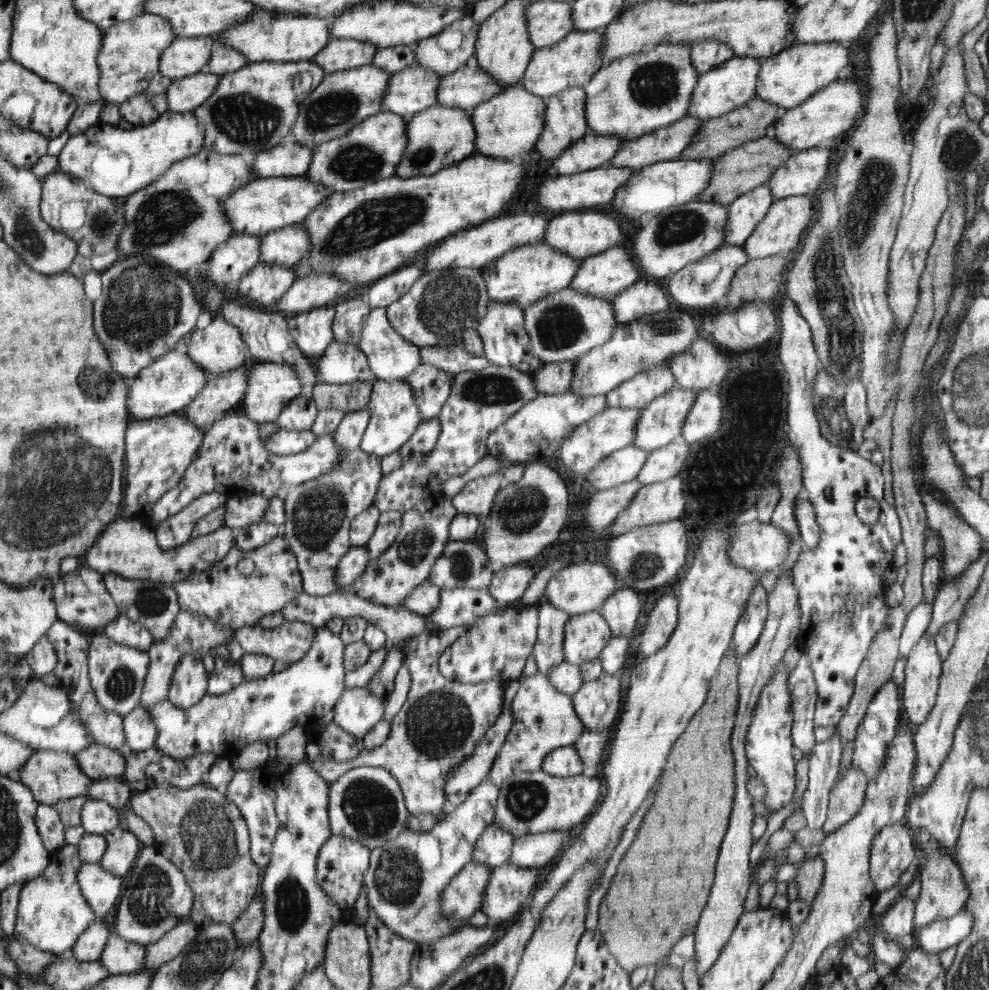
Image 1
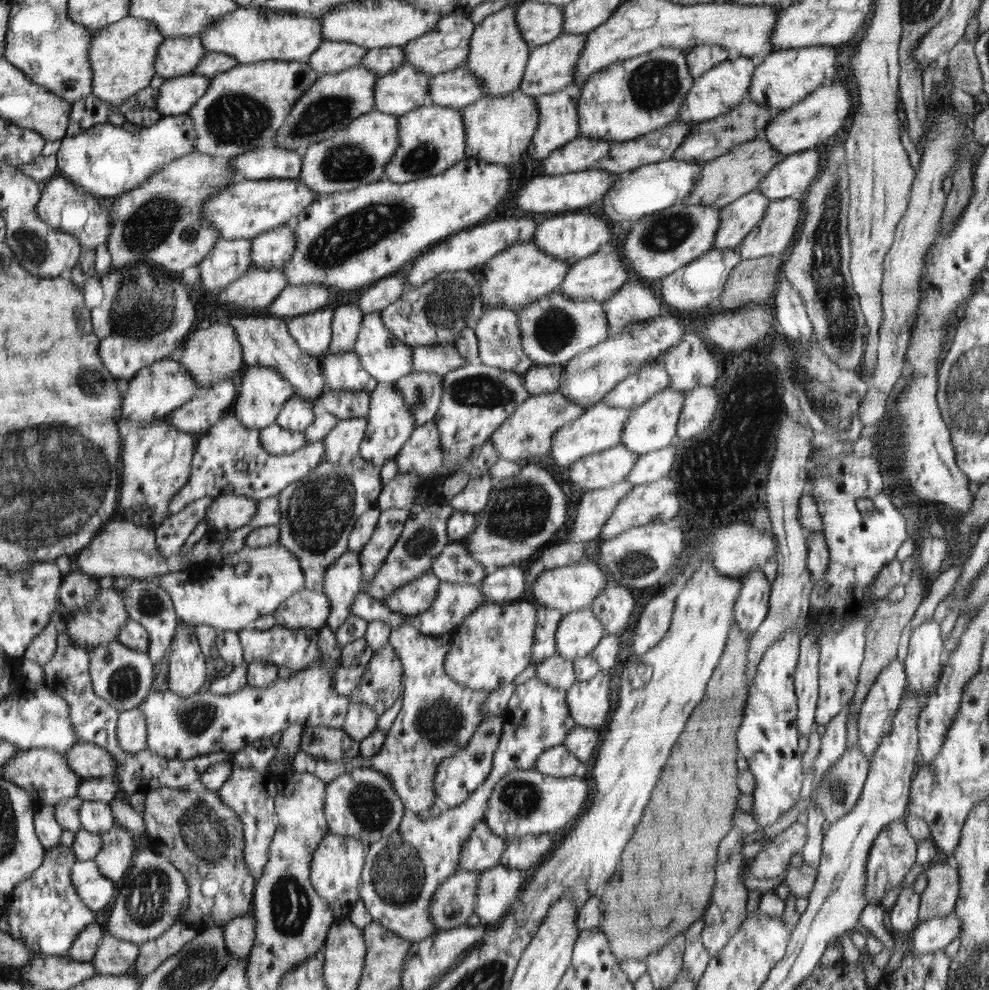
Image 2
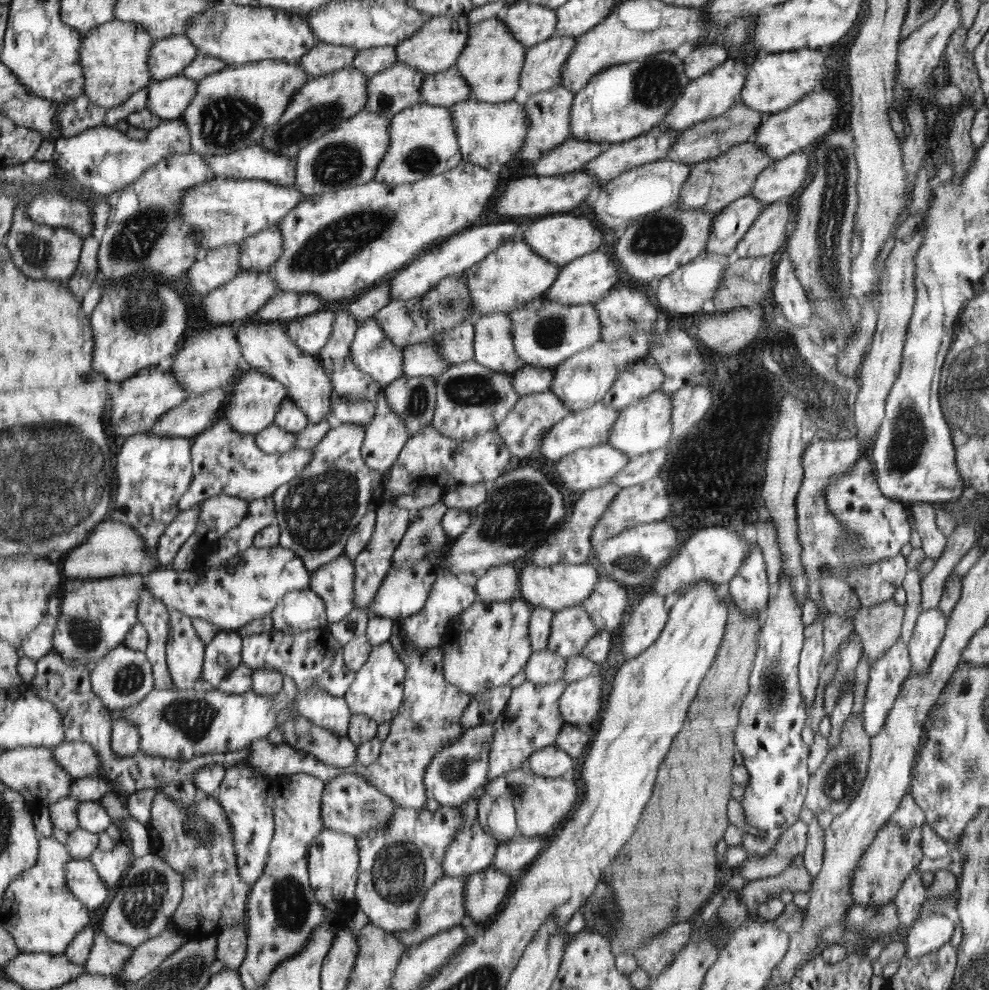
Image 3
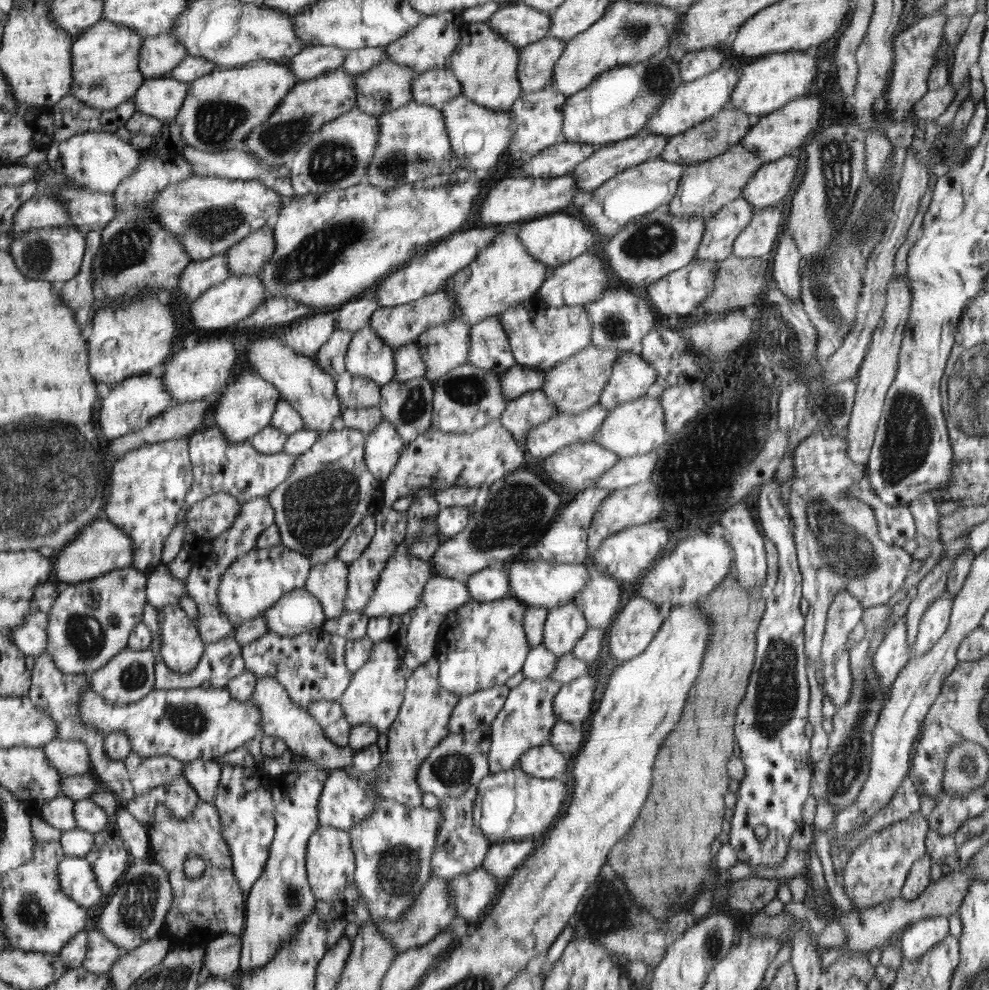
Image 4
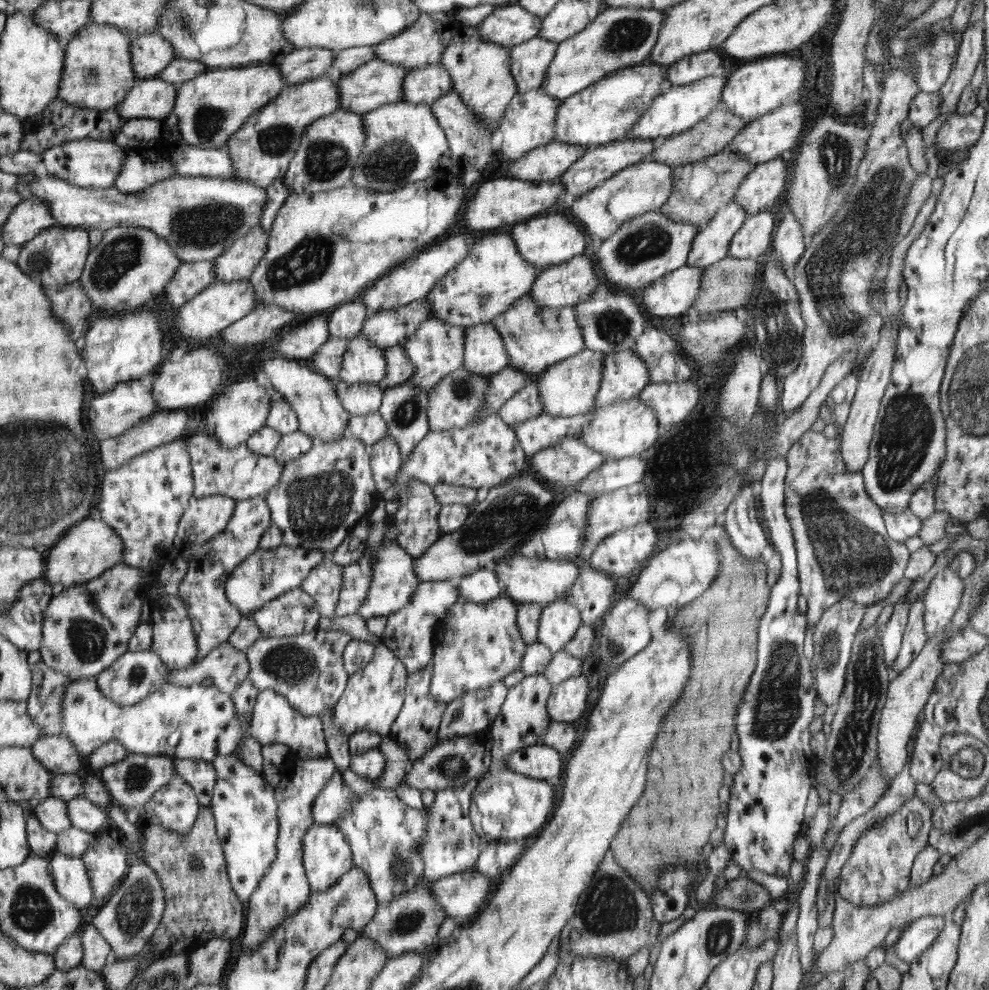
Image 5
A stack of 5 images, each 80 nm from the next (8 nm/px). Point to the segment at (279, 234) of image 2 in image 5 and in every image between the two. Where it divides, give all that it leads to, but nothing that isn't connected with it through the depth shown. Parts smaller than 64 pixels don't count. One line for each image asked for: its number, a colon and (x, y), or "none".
3: (261, 252)
4: (247, 258)
5: (238, 262)

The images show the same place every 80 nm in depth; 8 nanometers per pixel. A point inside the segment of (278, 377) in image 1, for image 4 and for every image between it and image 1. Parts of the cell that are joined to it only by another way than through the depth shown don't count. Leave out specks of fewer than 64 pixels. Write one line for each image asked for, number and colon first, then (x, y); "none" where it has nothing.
2: (263, 393)
3: (251, 407)
4: (243, 409)

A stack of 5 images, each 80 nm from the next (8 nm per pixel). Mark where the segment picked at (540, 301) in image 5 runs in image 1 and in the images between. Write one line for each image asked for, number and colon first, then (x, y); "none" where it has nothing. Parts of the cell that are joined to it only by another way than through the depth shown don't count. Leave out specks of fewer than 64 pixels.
1: (605, 275)
2: (597, 277)
3: (588, 279)
4: (580, 281)

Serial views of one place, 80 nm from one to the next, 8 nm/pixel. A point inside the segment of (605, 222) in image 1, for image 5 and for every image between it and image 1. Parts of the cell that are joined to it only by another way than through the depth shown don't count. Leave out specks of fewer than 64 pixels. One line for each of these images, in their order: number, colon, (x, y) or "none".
2: (572, 237)
3: (561, 239)
4: (553, 240)
5: (551, 240)

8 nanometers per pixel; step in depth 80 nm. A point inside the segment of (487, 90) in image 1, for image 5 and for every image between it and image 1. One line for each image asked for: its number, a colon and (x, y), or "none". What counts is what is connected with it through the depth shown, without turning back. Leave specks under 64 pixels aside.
2: (455, 89)
3: (447, 88)
4: (434, 87)
5: (421, 85)

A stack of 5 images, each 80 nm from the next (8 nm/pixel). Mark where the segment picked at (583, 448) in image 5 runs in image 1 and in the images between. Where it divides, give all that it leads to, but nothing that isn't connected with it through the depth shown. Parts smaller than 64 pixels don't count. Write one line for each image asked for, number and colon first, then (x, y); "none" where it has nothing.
1: (623, 465)
2: (603, 469)
3: (588, 468)
4: (578, 466)

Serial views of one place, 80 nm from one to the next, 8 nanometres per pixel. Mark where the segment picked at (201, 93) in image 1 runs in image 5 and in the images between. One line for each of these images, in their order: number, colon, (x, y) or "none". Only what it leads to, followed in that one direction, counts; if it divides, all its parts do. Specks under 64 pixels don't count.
2: (177, 95)
3: (168, 99)
4: (161, 98)
5: (154, 98)

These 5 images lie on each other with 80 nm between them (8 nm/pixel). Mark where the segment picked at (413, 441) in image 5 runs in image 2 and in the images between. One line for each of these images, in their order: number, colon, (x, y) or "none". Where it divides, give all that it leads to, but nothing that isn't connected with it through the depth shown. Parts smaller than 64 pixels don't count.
2: (422, 392)
3: (414, 399)
4: (408, 405)

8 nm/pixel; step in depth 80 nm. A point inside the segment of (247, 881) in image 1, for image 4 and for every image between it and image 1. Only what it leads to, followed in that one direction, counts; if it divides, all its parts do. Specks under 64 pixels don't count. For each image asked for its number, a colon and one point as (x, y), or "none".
2: (202, 837)
3: (197, 841)
4: (209, 902)

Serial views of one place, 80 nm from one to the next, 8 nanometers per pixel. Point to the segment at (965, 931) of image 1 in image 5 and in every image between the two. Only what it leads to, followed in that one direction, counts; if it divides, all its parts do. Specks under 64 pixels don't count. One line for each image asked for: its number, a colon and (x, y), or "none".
2: (934, 934)
3: (926, 934)
4: (921, 936)
5: (919, 935)

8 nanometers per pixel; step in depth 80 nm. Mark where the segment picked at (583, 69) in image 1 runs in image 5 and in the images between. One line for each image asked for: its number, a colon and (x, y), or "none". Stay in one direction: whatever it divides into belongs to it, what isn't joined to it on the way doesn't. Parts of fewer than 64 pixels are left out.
2: (551, 67)
3: (543, 63)
4: (536, 63)
5: (529, 60)

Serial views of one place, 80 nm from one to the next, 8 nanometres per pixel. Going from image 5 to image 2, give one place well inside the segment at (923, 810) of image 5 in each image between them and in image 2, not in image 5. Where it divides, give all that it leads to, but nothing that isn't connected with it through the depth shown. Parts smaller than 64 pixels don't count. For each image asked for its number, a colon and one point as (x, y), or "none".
2: (893, 853)
3: (894, 853)
4: (875, 871)

